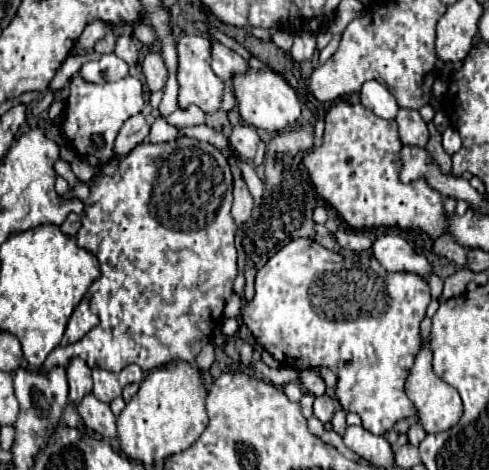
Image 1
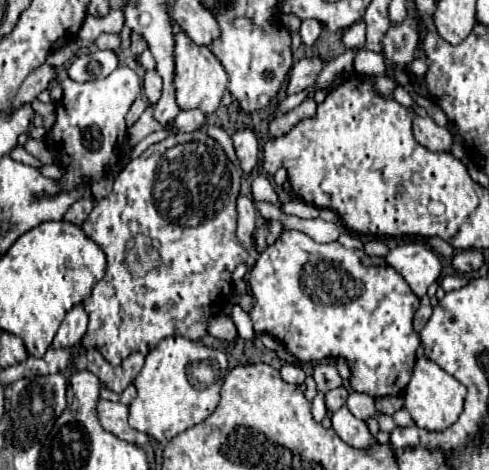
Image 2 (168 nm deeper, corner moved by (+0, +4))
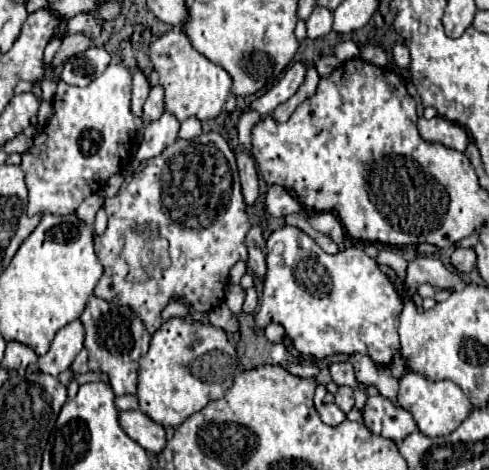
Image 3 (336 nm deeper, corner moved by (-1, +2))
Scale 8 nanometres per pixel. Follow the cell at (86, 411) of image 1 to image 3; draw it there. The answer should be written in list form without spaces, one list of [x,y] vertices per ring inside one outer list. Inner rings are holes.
[[[140,410],[120,412],[120,426],[134,442],[138,442],[148,452],[158,454],[166,446],[166,440],[168,440],[166,428],[156,424],[148,414],[144,414]]]

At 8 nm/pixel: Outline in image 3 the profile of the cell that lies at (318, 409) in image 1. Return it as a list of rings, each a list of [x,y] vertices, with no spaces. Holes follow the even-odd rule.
[[[340,386],[340,390],[336,392],[336,404],[344,412],[350,412],[354,408],[354,390],[350,386]]]

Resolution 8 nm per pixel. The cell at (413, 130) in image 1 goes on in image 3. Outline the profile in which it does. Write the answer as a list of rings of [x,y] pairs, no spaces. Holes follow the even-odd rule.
[[[436,116],[430,120],[418,118],[418,132],[428,142],[440,142],[440,144],[446,144],[460,152],[464,152],[466,146],[470,144],[466,130],[460,124],[444,120],[442,116]]]

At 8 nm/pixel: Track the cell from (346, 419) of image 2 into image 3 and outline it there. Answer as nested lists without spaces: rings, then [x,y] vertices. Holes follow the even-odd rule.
[[[332,402],[332,404],[320,404],[318,406],[318,414],[320,414],[320,418],[322,418],[322,422],[324,424],[330,424],[330,426],[336,426],[336,424],[340,424],[344,418],[346,418],[346,414],[342,414],[342,410]]]

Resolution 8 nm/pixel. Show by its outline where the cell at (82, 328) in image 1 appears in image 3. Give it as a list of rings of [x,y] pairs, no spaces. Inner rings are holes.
[[[80,320],[66,324],[64,328],[60,328],[56,332],[50,350],[44,356],[40,356],[40,360],[38,360],[40,370],[50,376],[58,376],[60,372],[68,370],[72,360],[80,352],[82,342],[84,342],[84,328],[82,328]]]

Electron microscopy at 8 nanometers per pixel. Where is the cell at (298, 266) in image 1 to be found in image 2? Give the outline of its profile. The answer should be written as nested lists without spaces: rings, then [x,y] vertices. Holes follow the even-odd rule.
[[[287,230],[279,242],[271,244],[249,274],[253,310],[249,312],[257,334],[269,334],[279,340],[289,354],[301,362],[323,358],[345,358],[351,368],[351,388],[371,398],[399,396],[405,392],[413,368],[419,338],[413,332],[413,314],[419,298],[391,266],[363,266],[357,250],[347,250],[339,242],[319,244],[299,230]]]

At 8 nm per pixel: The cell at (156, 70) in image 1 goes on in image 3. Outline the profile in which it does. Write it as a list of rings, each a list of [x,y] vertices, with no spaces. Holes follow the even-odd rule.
[[[154,86],[150,90],[150,96],[142,108],[142,120],[148,124],[148,122],[154,122],[162,116],[164,112],[164,90],[160,86]]]

